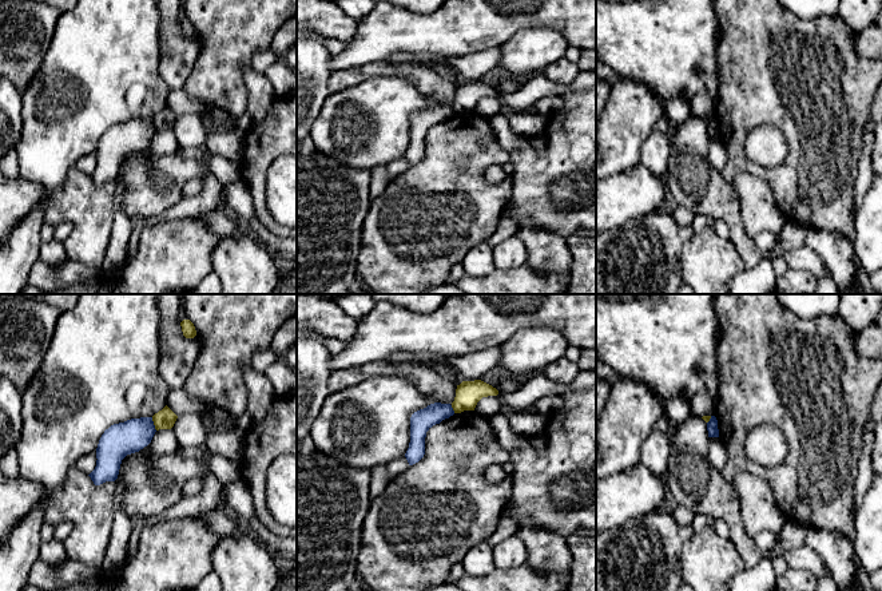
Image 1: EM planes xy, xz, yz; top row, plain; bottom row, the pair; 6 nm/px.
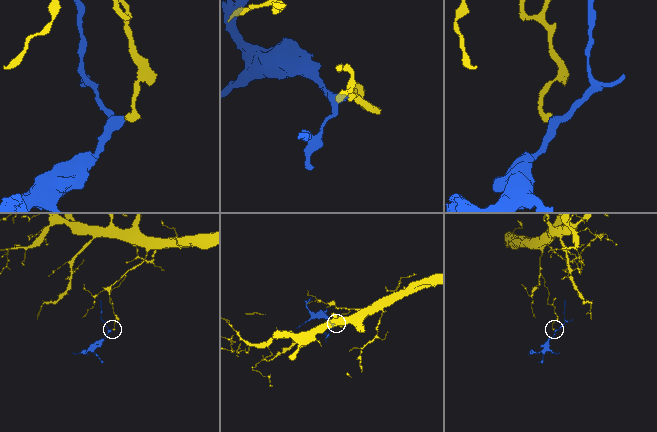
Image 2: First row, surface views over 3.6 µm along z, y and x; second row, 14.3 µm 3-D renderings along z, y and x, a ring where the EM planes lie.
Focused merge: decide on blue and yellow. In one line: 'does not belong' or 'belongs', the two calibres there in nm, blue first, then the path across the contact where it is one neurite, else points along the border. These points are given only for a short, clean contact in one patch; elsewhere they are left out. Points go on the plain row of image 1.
does not belong; 200 nm thick on the blue side, 120 nm on the other; border along xy (151, 118), (157, 130)

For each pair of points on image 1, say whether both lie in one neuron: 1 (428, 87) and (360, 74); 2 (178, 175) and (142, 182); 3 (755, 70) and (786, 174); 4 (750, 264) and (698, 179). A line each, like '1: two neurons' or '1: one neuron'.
1: one neuron
2: one neuron
3: one neuron
4: one neuron

